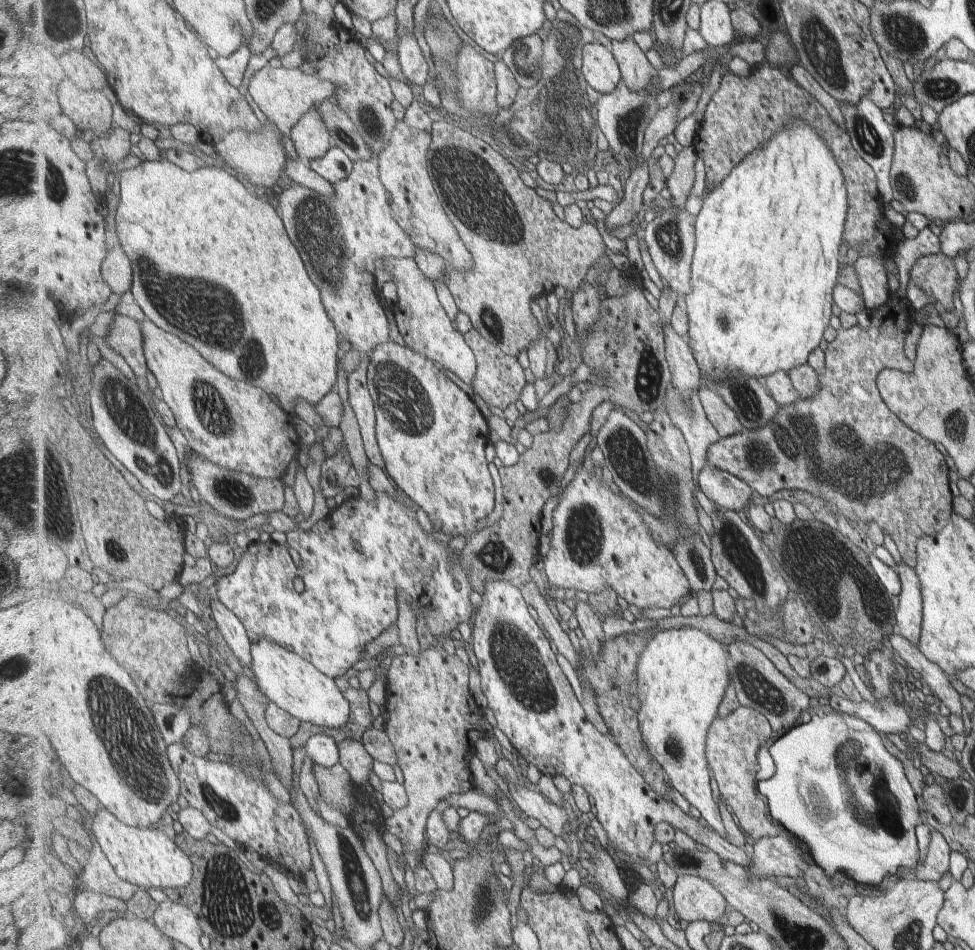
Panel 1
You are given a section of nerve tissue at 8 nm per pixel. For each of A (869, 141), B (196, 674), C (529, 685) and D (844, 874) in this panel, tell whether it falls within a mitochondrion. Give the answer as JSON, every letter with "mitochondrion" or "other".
{"A":"mitochondrion","B":"other","C":"mitochondrion","D":"other"}

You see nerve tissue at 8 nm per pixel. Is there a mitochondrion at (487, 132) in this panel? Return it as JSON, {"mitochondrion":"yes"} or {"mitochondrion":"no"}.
{"mitochondrion":"no"}

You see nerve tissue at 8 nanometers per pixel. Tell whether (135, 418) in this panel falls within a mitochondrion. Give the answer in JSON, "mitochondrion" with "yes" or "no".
{"mitochondrion":"yes"}

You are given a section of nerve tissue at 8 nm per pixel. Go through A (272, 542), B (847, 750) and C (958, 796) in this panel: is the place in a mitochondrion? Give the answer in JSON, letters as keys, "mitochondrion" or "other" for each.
{"A":"other","B":"mitochondrion","C":"other"}

